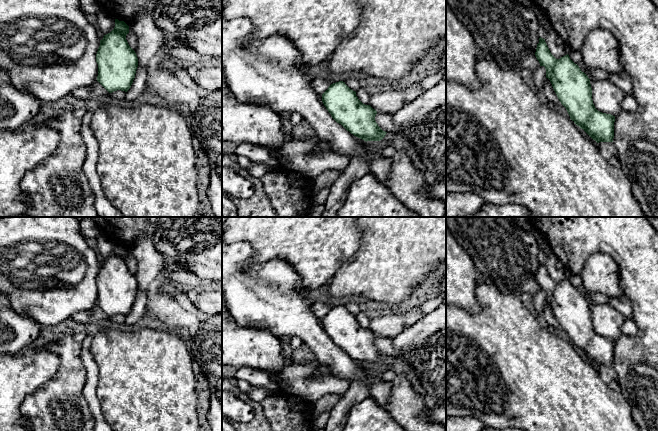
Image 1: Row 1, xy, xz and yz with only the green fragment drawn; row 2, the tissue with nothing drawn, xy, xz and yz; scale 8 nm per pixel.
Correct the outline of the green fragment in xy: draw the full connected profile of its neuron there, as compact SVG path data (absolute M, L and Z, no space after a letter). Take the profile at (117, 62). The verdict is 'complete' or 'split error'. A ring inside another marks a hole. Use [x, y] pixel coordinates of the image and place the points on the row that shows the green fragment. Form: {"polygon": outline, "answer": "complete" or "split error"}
{"polygon": "M115 19L114 29L104 35L96 54L98 64L97 81L109 92L127 92L135 78L138 58L129 46L126 35L129 26Z", "answer": "complete"}

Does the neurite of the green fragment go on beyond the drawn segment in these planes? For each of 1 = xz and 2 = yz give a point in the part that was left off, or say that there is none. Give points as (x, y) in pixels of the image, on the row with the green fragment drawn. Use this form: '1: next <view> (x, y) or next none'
1: next none
2: next none

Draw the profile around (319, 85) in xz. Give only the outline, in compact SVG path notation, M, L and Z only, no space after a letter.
M316 78L312 81L312 88L317 94L323 94L330 86L329 79Z

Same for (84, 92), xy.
M81 87L73 90L71 94L77 98L88 99L91 91L92 87Z

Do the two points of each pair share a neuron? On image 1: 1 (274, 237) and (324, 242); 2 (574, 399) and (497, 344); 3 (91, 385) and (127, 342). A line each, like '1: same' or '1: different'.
1: same
2: same
3: different

